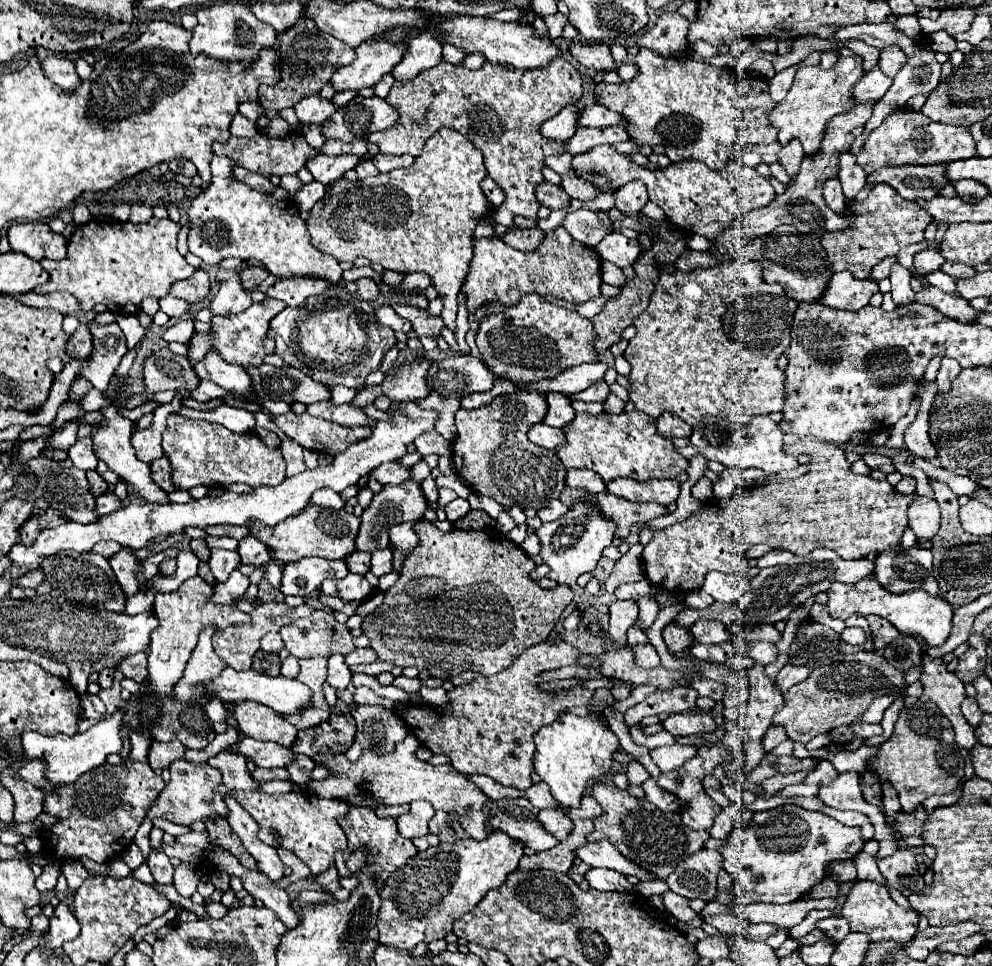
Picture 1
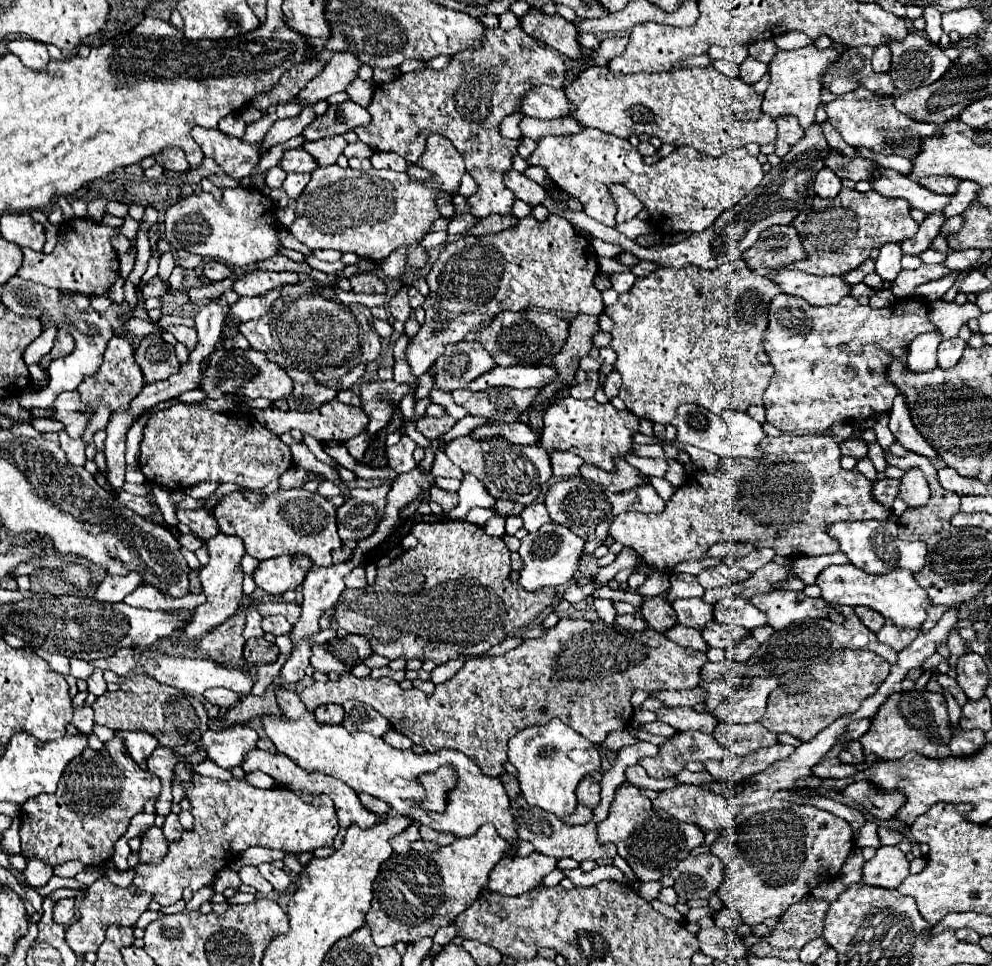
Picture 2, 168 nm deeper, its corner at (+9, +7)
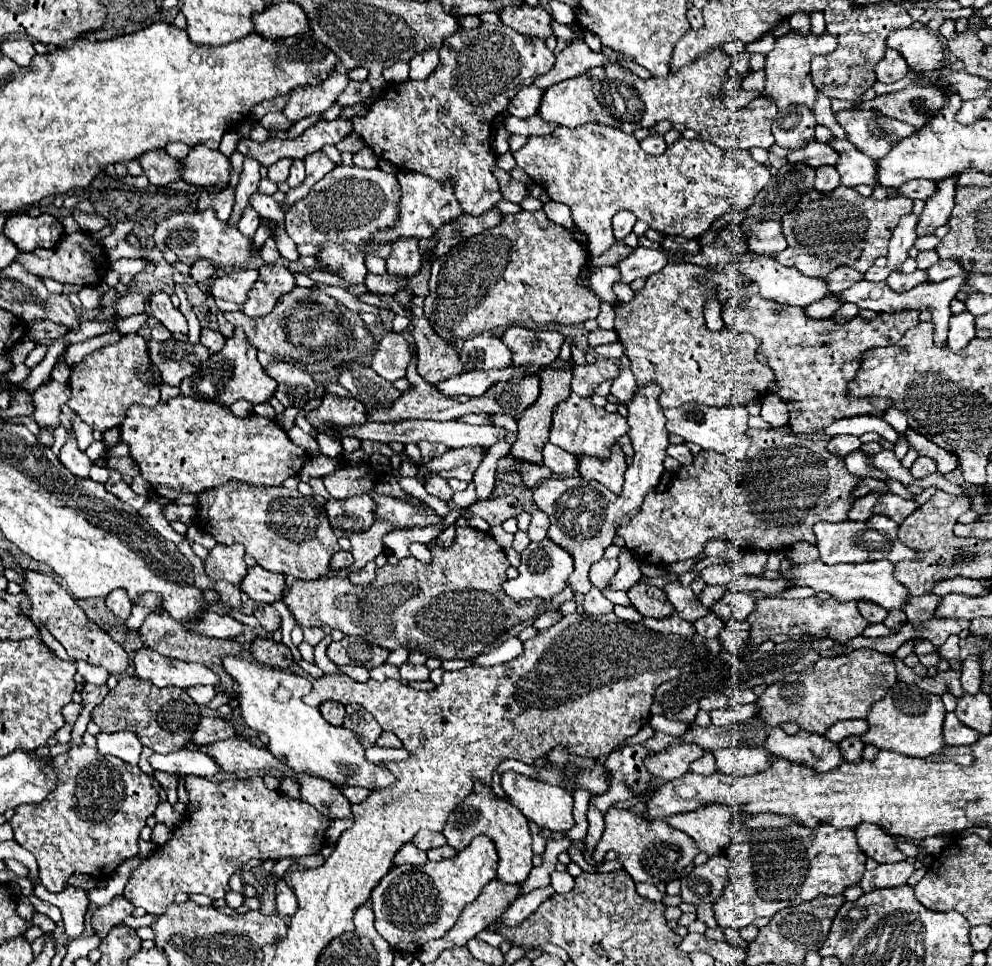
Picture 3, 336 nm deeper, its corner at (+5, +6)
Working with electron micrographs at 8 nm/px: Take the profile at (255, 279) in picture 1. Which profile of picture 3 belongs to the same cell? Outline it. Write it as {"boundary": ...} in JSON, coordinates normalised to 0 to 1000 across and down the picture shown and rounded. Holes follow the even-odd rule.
{"boundary":[[[200,269],[200,271],[194,275],[192,286],[194,286],[196,292],[208,292],[208,290],[212,290],[212,288],[216,286],[216,282],[218,282],[218,277],[216,277],[212,271]]]}

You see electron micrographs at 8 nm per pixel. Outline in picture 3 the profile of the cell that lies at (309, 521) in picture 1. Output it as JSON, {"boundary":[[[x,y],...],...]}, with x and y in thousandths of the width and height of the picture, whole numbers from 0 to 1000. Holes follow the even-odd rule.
{"boundary":[[[230,499],[222,505],[212,505],[202,511],[198,536],[202,547],[214,553],[218,561],[242,561],[248,573],[256,576],[264,588],[294,596],[294,600],[321,600],[333,590],[335,573],[343,569],[327,522],[286,503],[262,505]]]}

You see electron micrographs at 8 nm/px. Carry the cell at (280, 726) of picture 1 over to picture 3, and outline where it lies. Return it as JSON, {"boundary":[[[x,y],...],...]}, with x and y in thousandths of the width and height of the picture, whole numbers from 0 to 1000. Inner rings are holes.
{"boundary":[[[196,710],[196,712],[188,714],[188,716],[190,716],[190,718],[196,723],[196,727],[200,727],[202,731],[210,729],[210,727],[220,718],[216,710]]]}

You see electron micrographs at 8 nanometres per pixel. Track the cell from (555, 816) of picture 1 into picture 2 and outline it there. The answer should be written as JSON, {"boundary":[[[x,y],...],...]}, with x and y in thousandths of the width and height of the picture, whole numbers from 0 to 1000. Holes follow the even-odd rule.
{"boundary":[[[583,833],[581,840],[579,840],[575,846],[569,846],[567,850],[573,852],[573,854],[591,854],[591,852],[597,850],[597,846],[599,846],[599,840],[597,840],[595,835],[591,835],[591,833]]]}

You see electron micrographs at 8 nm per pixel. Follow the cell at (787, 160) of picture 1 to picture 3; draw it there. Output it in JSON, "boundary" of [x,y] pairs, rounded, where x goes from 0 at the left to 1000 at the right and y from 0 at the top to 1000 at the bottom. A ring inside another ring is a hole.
{"boundary":[[[794,110],[780,120],[778,139],[782,149],[794,155],[810,153],[821,141],[823,122],[813,110]]]}

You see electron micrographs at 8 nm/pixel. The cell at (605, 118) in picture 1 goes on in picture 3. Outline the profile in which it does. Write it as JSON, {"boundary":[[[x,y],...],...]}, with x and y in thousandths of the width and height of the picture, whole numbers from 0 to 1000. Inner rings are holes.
{"boundary":[[[542,89],[526,91],[520,97],[520,101],[514,106],[512,118],[520,120],[520,122],[534,122],[534,120],[538,120],[542,116],[542,112],[544,112],[546,99],[548,99],[548,93],[542,91]]]}

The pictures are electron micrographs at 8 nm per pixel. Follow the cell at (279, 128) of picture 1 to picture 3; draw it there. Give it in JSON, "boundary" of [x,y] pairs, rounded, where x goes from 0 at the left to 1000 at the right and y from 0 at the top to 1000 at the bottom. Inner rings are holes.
{"boundary":[[[335,72],[331,81],[325,83],[325,87],[321,89],[296,91],[288,108],[288,122],[292,126],[300,126],[308,120],[329,116],[339,106],[339,101],[343,99],[343,95],[349,91],[351,85],[353,85],[351,77]]]}

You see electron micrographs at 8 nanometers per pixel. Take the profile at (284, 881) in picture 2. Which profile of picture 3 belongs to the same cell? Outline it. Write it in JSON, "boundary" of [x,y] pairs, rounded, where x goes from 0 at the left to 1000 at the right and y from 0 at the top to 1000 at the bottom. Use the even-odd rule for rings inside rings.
{"boundary":[[[280,909],[278,913],[278,942],[284,948],[294,948],[298,946],[298,925],[288,917],[286,909]]]}

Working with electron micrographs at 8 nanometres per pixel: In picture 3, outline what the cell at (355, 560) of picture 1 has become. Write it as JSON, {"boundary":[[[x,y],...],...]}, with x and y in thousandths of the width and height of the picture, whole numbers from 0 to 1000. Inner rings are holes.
{"boundary":[[[343,569],[335,576],[333,588],[349,588],[349,586],[353,586],[353,582],[355,582],[355,573],[349,569]]]}

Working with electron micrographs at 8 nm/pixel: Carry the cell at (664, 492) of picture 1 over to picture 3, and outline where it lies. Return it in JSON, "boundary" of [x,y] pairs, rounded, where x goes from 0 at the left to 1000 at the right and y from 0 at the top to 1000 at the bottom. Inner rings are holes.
{"boundary":[[[619,460],[619,466],[615,466],[615,474],[601,476],[601,474],[583,474],[583,489],[591,497],[601,497],[619,511],[627,509],[629,501],[629,489],[631,489],[631,472],[625,466],[623,460]]]}

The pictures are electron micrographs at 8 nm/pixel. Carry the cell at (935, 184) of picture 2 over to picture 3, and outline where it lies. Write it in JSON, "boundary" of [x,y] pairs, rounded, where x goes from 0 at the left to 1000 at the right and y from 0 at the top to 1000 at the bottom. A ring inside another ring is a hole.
{"boundary":[[[921,186],[921,188],[913,188],[913,193],[905,195],[905,201],[919,205],[919,207],[935,207],[944,201],[946,197],[946,188],[944,186]]]}

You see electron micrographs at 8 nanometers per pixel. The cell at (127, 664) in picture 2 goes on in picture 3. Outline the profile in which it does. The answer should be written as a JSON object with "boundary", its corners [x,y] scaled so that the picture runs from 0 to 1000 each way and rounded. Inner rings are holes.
{"boundary":[[[28,590],[24,594],[24,598],[26,598],[24,613],[32,621],[32,629],[28,631],[28,638],[34,642],[36,648],[46,646],[48,652],[52,654],[52,658],[67,671],[71,681],[85,683],[93,689],[103,689],[111,698],[121,698],[129,692],[131,683],[129,683],[127,673],[119,665],[115,665],[107,654],[103,654],[95,644],[91,644],[87,640],[87,636],[83,634],[83,629],[77,625],[77,621],[63,607],[58,607],[50,596],[40,594],[40,592]]]}

